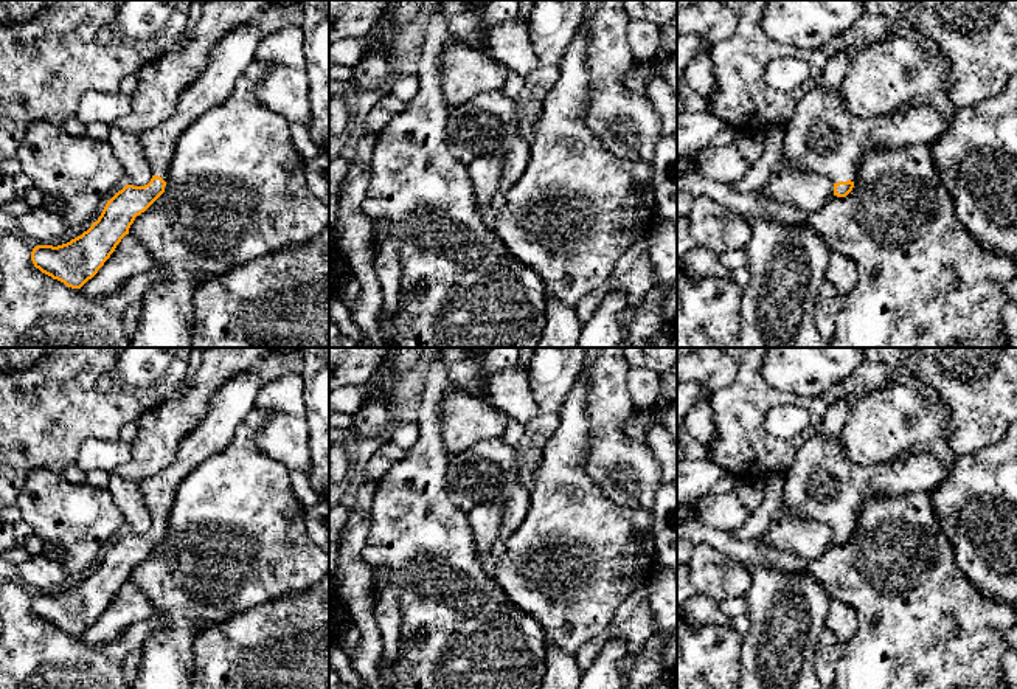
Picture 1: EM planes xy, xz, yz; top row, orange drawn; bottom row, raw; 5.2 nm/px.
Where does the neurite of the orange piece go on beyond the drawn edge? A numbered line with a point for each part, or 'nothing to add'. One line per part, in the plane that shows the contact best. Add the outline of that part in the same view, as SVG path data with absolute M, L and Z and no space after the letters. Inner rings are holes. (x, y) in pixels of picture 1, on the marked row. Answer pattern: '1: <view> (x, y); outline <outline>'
1: yz (823, 137); outline M807 87L786 124L783 152L790 168L826 175L832 183L854 182L871 147L932 146L949 121L925 104L907 106L887 116L849 113L840 88Z

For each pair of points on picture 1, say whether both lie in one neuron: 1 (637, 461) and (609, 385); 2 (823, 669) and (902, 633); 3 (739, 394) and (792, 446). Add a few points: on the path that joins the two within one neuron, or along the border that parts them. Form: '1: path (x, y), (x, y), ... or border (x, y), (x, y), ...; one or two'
1: path (618, 443), (609, 433), (609, 404); one
2: border (845, 644), (843, 655), (834, 672); two
3: path (739, 413), (769, 446), (774, 446); one

